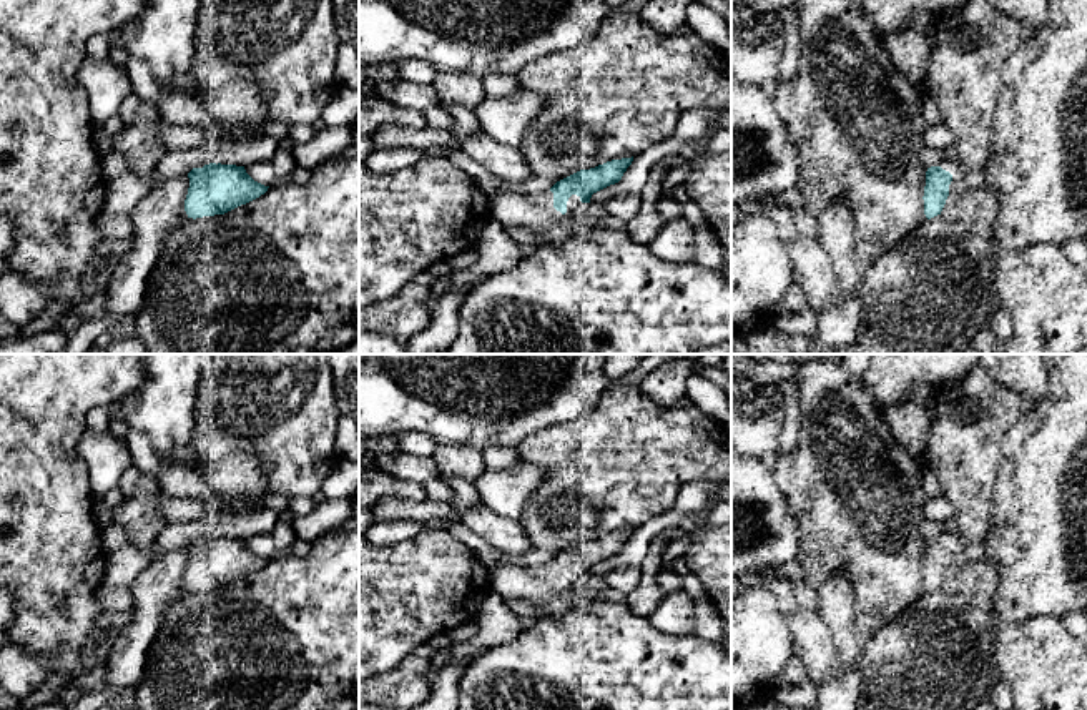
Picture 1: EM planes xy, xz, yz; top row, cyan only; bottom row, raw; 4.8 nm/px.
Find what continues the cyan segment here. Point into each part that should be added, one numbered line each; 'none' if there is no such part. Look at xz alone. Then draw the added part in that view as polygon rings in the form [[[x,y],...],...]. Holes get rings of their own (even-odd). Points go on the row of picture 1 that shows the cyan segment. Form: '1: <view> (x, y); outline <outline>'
1: xz (536, 212); outline [[[550,190],[534,195],[499,193],[490,200],[492,219],[545,234],[565,216],[573,214],[582,205],[580,196],[572,195],[567,201],[567,213],[553,208],[553,193]]]

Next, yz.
1: yz (954, 167); outline [[[941,158],[936,165],[932,166],[941,166],[942,170],[949,171],[952,175],[952,181],[949,185],[949,195],[954,193],[954,188],[962,183],[962,178],[967,171],[967,168],[956,158]]]

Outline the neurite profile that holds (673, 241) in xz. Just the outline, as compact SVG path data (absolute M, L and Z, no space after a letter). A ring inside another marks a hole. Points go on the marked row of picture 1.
M683 219L665 221L657 238L648 244L653 254L666 261L693 263L693 229Z

